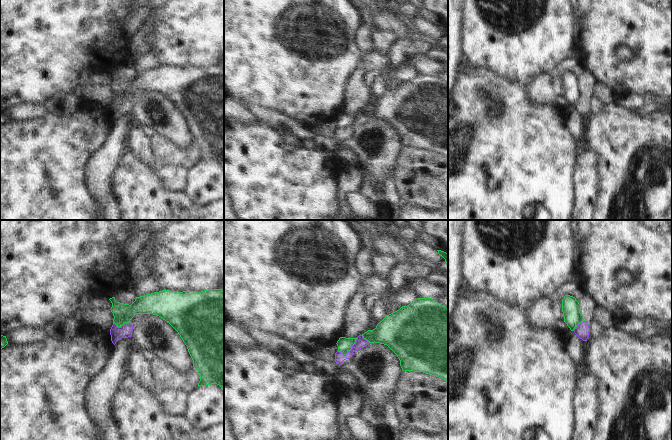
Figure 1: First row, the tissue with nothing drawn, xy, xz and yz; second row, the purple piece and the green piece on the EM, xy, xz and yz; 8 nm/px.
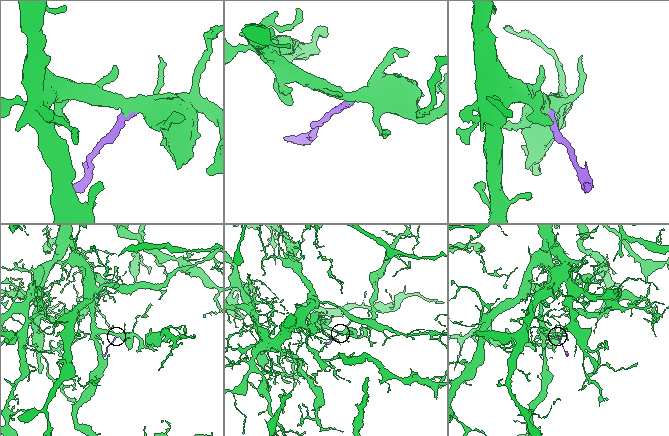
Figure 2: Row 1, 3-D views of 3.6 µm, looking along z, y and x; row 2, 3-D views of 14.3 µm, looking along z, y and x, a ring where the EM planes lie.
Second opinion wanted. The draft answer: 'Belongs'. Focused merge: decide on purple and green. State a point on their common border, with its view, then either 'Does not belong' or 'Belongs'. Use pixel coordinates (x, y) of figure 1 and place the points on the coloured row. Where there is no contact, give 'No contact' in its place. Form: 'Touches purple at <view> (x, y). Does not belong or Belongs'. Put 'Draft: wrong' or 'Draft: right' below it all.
Touches purple at xz (350, 350). Does not belong.
Draft: wrong

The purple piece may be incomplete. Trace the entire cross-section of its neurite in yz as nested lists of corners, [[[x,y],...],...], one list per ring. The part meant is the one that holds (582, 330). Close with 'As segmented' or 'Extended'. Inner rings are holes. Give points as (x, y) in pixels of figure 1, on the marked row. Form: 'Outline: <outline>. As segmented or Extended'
Outline: [[[586,321],[579,323],[575,329],[573,330],[574,333],[583,341],[587,341],[589,337],[590,328]]]. As segmented.

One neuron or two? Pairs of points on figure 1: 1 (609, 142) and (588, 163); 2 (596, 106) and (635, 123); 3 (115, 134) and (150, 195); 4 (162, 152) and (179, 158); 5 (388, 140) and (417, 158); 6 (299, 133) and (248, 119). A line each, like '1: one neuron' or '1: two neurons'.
1: two neurons
2: two neurons
3: two neurons
4: one neuron
5: two neurons
6: two neurons

